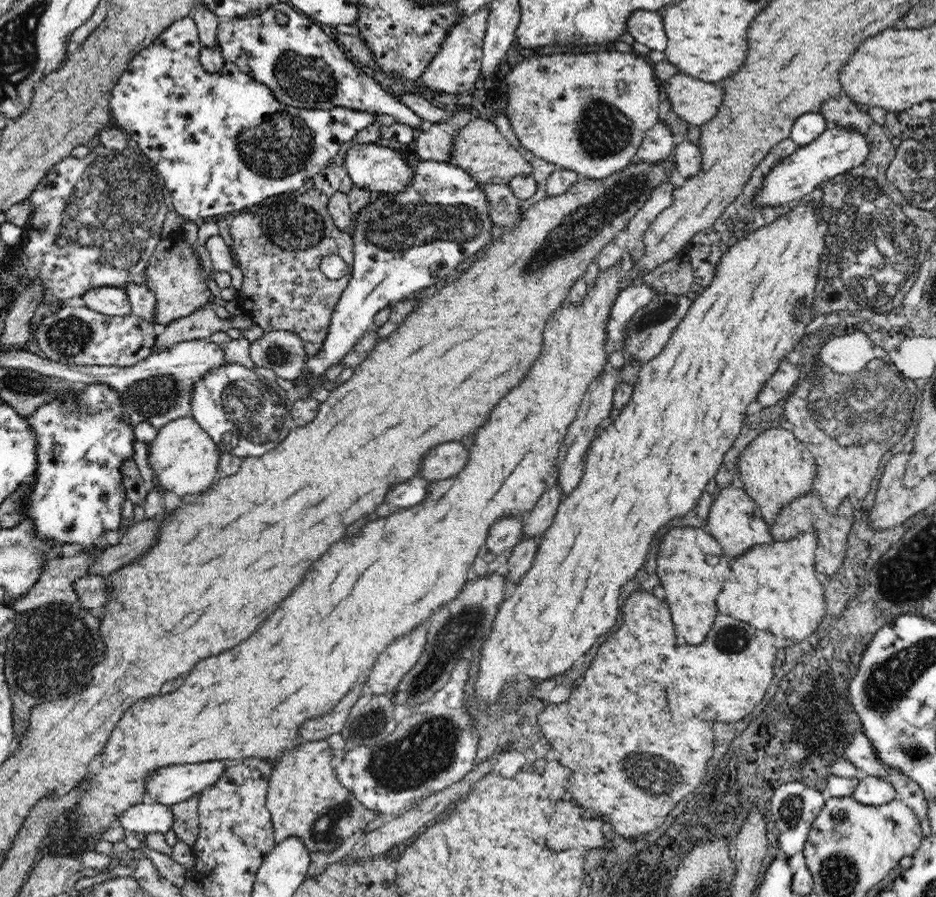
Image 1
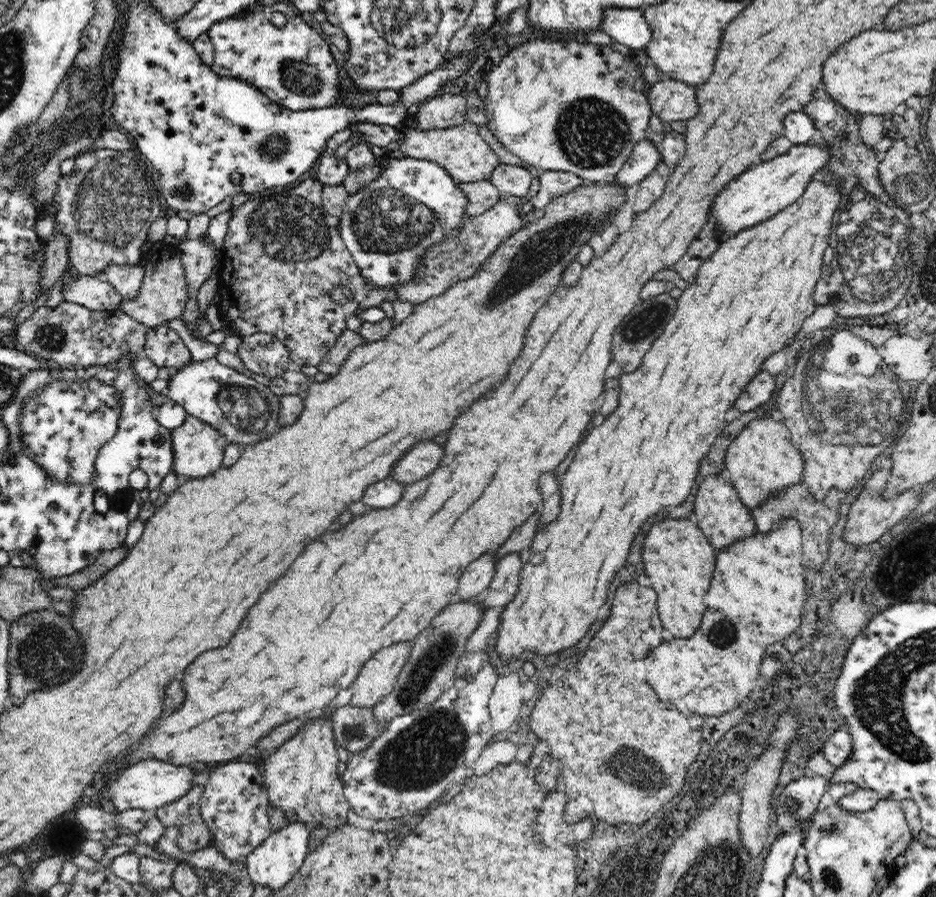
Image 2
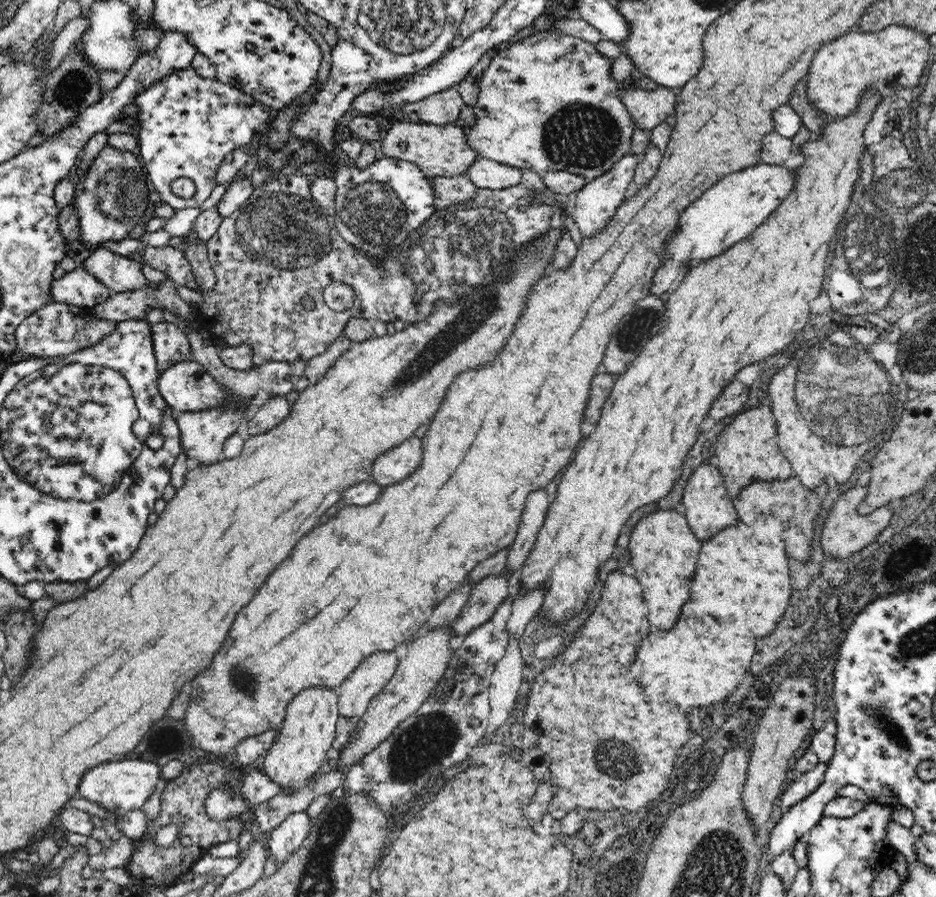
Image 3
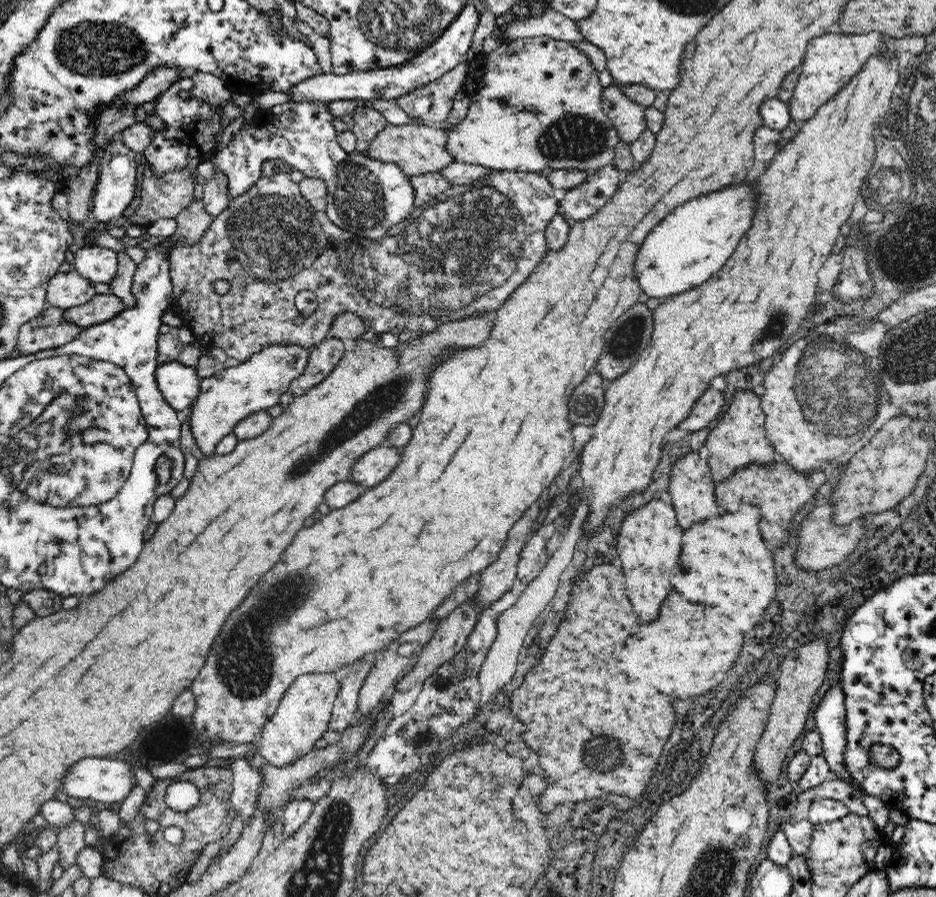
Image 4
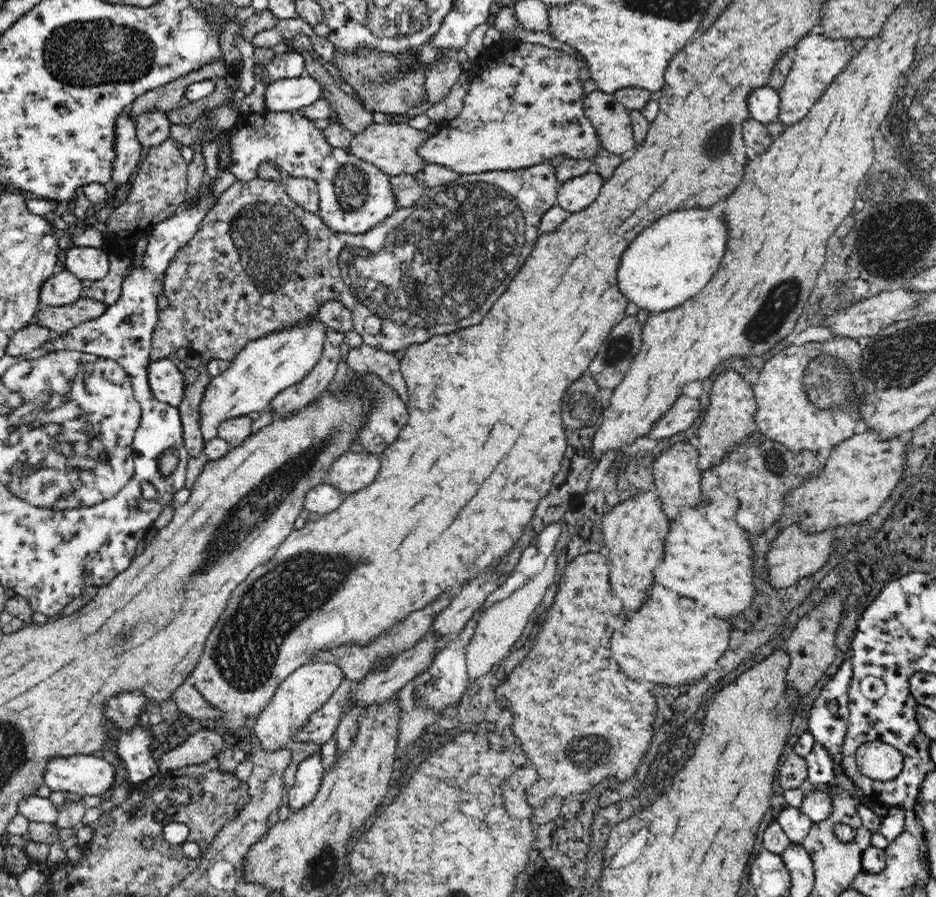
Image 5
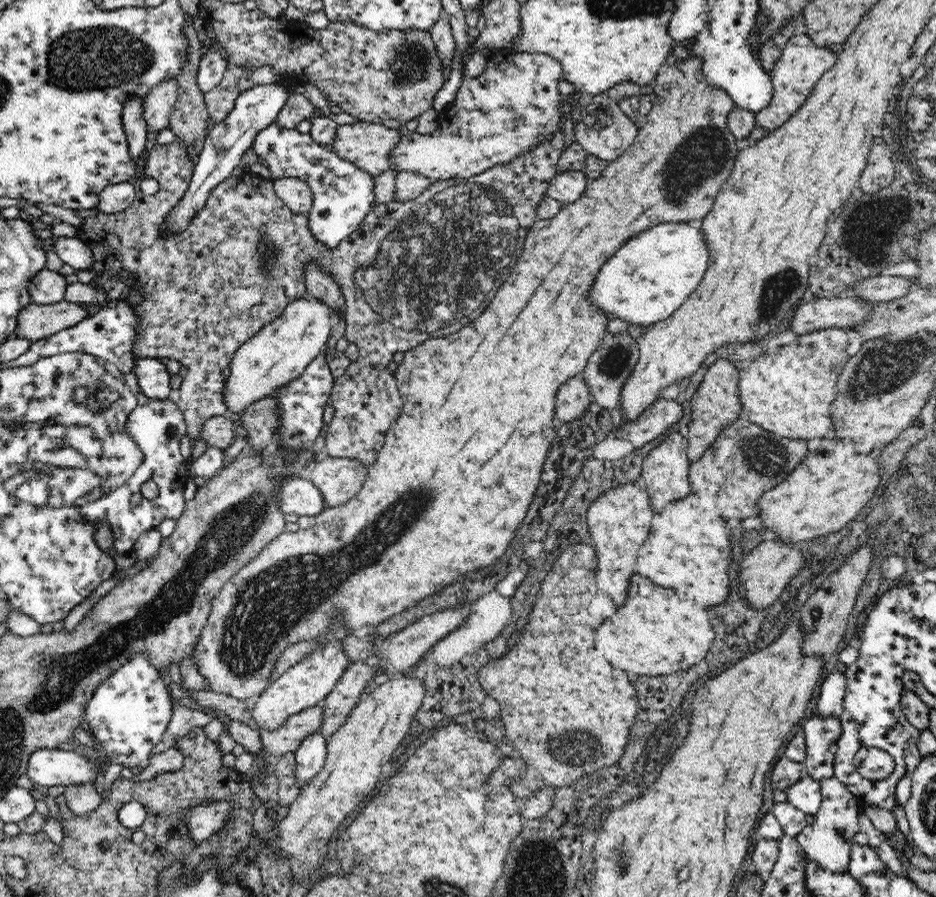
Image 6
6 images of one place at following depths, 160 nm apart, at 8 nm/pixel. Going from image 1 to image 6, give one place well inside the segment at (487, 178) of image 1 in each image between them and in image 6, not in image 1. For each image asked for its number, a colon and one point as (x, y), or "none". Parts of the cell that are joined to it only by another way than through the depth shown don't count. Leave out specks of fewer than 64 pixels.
2: (460, 150)
3: (439, 150)
4: (417, 149)
5: (393, 148)
6: (368, 145)

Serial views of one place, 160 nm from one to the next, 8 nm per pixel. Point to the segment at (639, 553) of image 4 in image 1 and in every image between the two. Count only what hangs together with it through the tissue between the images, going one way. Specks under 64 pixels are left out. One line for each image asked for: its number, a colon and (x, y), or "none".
1: (692, 568)
2: (678, 559)
3: (665, 551)

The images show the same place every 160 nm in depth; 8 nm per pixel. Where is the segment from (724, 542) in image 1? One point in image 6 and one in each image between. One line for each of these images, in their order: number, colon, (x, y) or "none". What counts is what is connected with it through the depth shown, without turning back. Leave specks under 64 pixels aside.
2: (724, 519)
3: (709, 509)
4: (691, 491)
5: (676, 472)
6: (664, 475)

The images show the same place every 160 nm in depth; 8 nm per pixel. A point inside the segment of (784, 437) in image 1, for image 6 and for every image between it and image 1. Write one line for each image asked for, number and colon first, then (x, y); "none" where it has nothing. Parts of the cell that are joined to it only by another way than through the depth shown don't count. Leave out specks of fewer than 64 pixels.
2: (762, 459)
3: (746, 451)
4: (739, 439)
5: (729, 419)
6: (716, 403)

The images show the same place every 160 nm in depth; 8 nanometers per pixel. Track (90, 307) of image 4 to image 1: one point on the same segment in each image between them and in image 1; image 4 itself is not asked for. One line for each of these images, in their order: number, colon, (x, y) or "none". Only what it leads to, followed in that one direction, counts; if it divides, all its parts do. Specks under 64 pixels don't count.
1: (175, 275)
2: (163, 294)
3: (131, 305)

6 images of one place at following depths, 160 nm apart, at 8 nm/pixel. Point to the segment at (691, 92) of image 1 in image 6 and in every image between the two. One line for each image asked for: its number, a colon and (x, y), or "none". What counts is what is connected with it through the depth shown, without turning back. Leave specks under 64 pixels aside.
2: (671, 100)
3: (650, 108)
4: (628, 117)
5: (612, 120)
6: (601, 128)

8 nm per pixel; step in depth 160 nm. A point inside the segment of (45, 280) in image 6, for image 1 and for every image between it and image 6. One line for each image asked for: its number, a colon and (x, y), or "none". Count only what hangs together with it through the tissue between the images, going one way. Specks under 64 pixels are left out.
1: (111, 301)
2: (93, 292)
3: (78, 287)
4: (66, 290)
5: (62, 288)

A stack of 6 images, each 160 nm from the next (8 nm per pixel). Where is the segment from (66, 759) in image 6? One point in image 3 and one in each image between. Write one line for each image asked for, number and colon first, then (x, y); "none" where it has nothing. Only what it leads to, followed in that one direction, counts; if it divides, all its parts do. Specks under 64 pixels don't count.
3: (117, 786)
4: (106, 781)
5: (80, 774)

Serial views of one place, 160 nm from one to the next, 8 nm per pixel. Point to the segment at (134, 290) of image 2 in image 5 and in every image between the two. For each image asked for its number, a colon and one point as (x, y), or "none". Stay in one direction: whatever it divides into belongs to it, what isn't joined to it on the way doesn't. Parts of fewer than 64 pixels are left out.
3: (119, 273)
4: (99, 264)
5: (87, 263)

